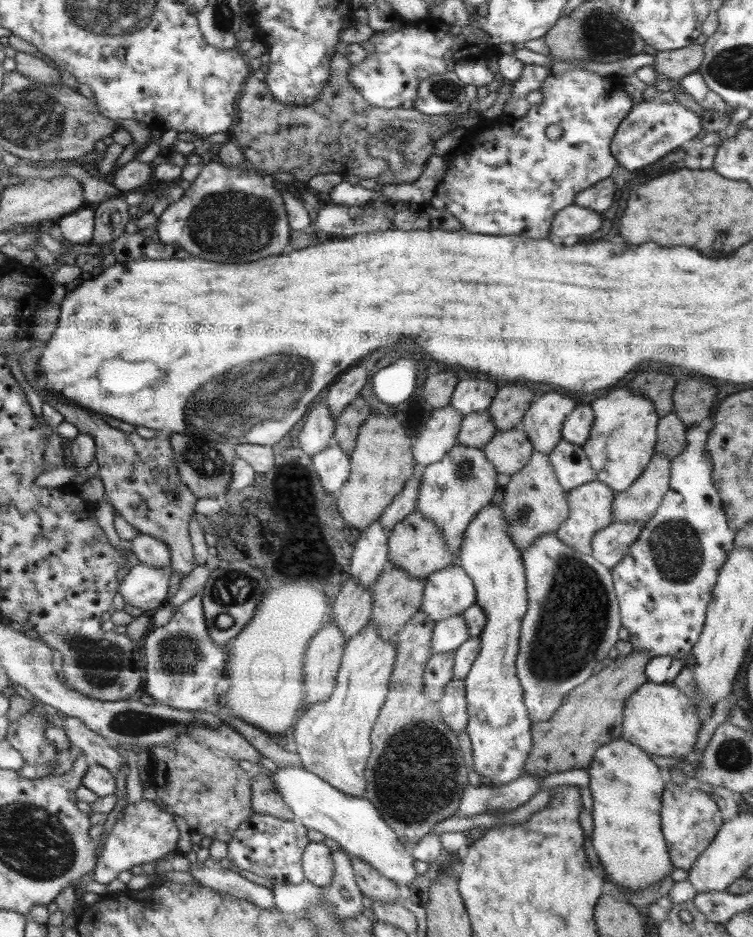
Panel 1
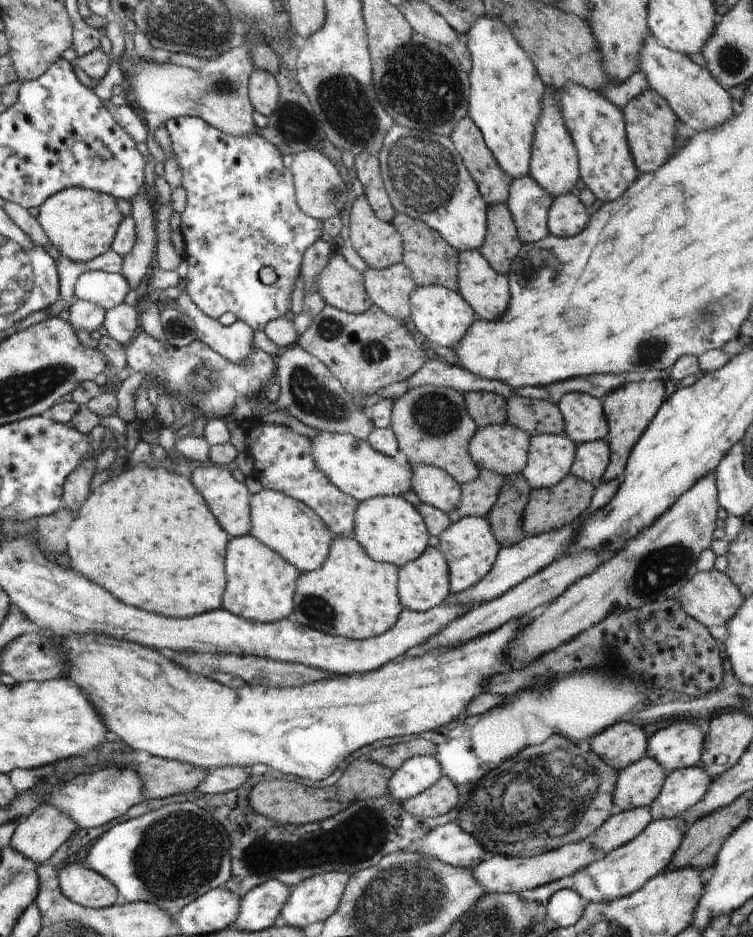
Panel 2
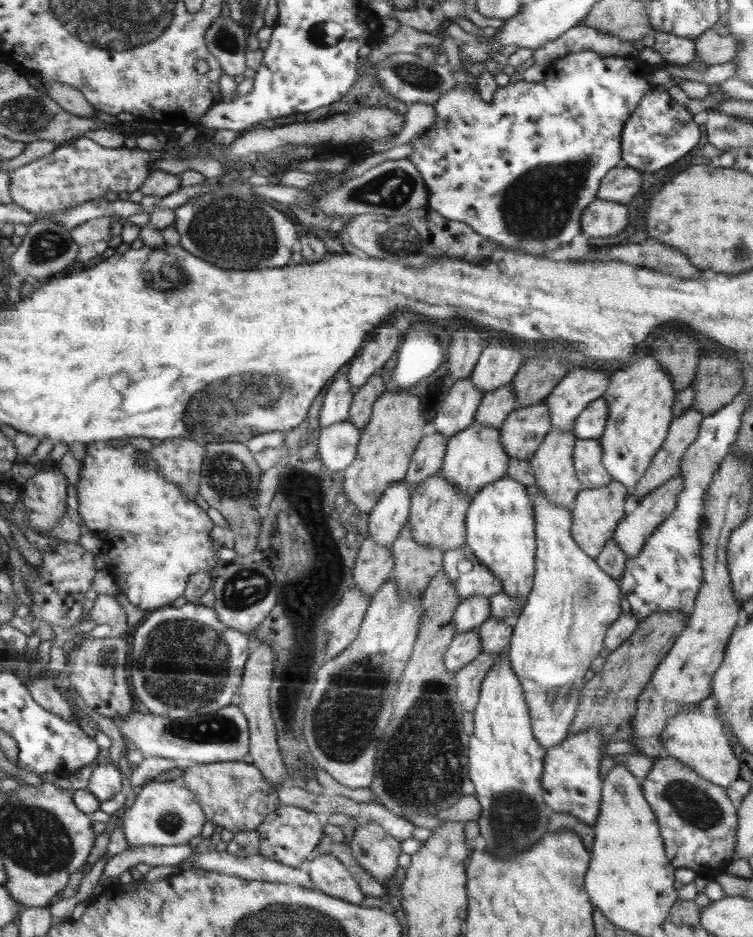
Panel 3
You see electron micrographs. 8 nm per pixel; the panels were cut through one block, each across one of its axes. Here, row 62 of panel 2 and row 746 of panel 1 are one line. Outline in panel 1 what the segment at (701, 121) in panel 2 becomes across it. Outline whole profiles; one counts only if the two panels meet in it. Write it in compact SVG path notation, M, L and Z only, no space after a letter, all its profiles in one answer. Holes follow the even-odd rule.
M646 682L624 704L622 711L622 736L648 754L664 757L684 757L694 751L701 730L698 706L671 683Z

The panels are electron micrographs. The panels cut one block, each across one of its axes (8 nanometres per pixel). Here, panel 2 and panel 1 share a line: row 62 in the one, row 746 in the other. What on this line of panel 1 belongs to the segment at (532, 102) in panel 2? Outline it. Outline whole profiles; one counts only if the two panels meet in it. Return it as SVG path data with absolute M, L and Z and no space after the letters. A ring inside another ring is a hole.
M490 502L477 512L464 531L458 556L459 565L467 572L476 587L476 603L483 608L487 616L485 627L479 636L480 652L464 678L464 686L466 686L464 698L468 707L466 734L471 740L472 769L481 777L481 784L486 786L506 784L524 775L524 765L533 743L530 734L533 723L529 720L524 705L523 689L515 665L519 651L521 622L528 606L526 575L522 554L509 537L507 528L508 523L503 515L503 508Z

